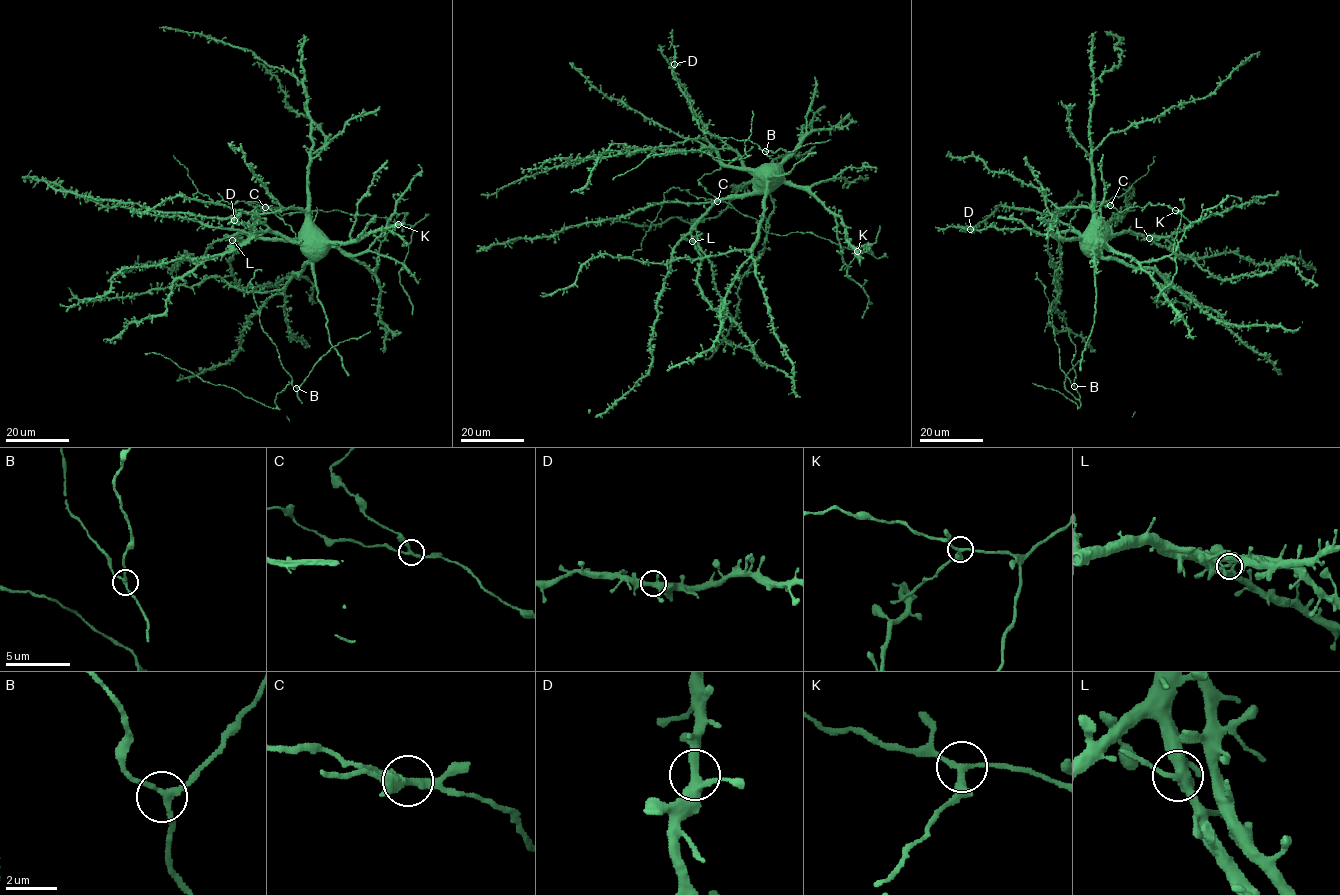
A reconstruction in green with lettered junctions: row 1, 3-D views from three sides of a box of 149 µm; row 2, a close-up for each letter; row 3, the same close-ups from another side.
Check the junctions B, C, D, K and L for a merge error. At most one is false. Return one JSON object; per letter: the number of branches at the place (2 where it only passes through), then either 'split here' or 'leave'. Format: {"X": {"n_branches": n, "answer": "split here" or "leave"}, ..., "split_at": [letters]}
{"B": {"n_branches": 3, "answer": "leave"}, "C": {"n_branches": 3, "answer": "split here"}, "D": {"n_branches": 3, "answer": "leave"}, "K": {"n_branches": 3, "answer": "leave"}, "L": {"n_branches": 3, "answer": "leave"}, "split_at": ["C"]}

